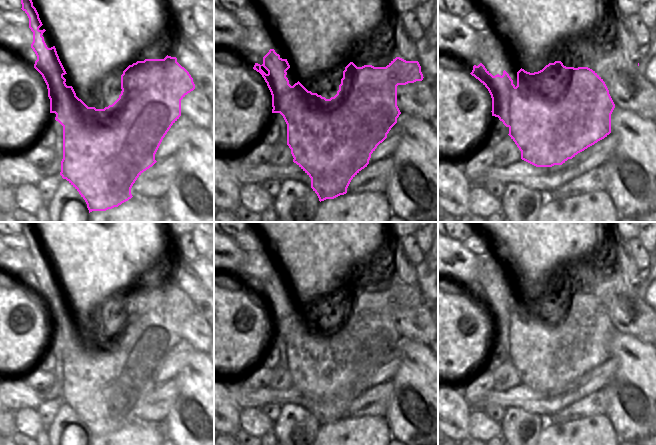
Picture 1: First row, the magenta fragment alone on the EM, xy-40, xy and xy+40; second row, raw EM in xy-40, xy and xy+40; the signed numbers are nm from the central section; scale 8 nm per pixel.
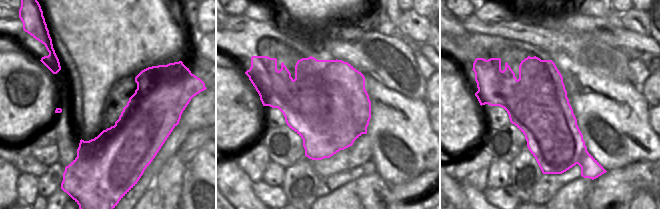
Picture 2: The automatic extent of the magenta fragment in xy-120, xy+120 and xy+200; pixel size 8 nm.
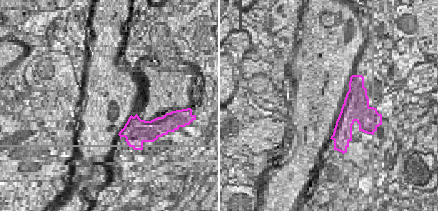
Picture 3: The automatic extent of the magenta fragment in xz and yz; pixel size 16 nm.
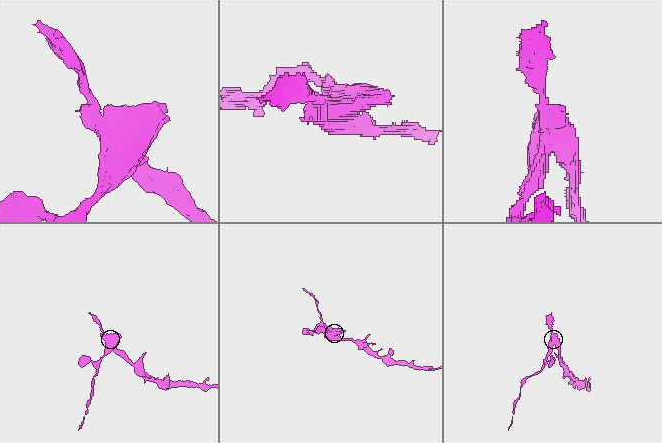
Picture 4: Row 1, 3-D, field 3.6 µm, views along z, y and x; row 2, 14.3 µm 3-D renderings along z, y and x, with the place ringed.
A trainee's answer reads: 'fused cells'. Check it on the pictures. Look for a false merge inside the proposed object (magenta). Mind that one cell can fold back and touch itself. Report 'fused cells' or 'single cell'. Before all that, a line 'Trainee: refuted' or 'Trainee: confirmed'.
Trainee: confirmed
fused cells

